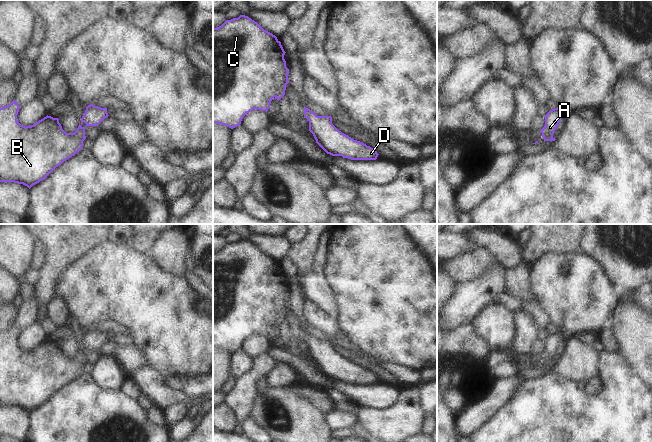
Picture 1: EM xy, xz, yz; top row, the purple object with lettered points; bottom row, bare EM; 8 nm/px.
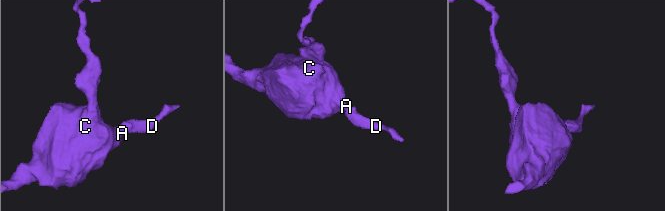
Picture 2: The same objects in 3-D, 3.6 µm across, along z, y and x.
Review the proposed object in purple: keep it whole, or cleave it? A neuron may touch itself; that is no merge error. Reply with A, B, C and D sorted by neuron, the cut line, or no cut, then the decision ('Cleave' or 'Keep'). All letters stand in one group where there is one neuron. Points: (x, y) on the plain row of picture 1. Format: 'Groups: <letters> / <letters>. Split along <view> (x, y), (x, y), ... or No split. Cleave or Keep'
Groups: A B C D. No split. Keep.

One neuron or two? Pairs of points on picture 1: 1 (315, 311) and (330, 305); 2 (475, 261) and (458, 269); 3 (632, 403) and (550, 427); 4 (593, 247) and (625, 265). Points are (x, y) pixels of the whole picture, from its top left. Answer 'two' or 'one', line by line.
1: two
2: one
3: one
4: one

